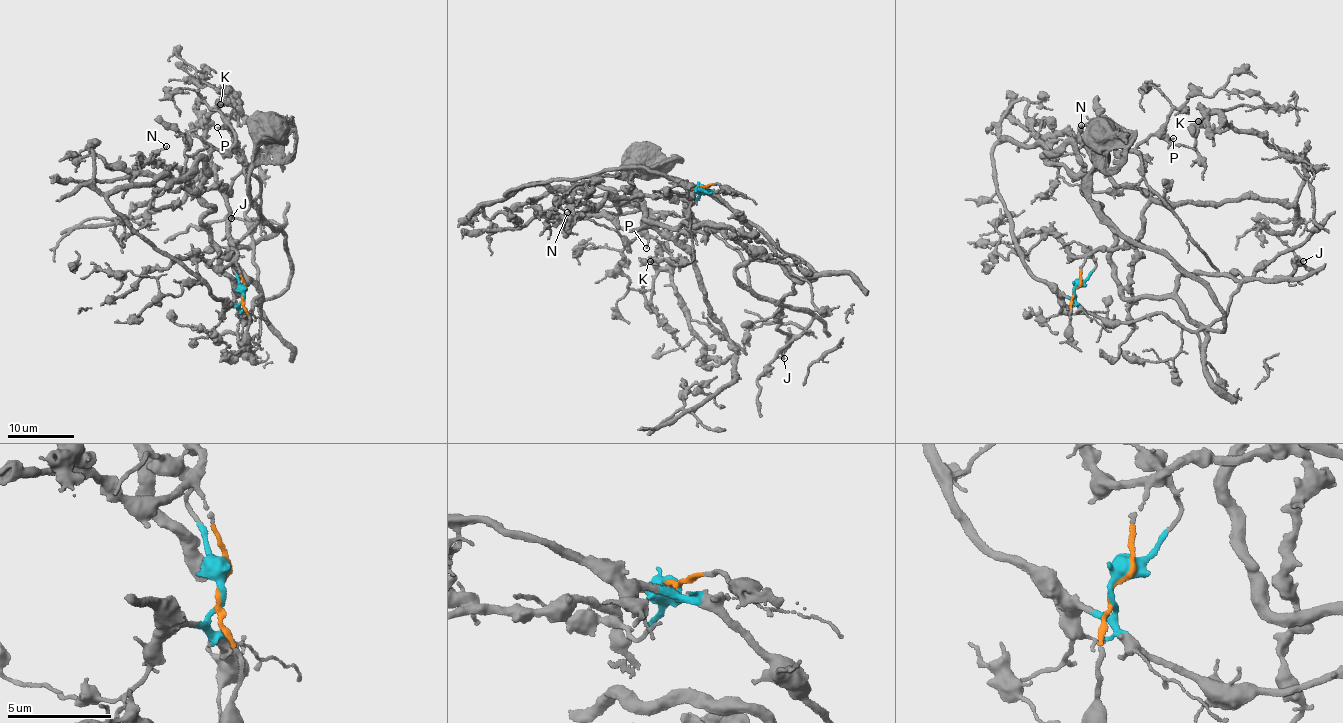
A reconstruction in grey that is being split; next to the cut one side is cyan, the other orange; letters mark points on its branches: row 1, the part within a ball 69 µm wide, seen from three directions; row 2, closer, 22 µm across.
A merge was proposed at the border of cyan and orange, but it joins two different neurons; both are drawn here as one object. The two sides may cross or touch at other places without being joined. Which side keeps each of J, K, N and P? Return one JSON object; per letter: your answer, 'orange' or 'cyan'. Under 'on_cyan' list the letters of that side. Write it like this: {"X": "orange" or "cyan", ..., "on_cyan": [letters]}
{"J": "cyan", "K": "orange", "N": "orange", "P": "cyan", "on_cyan": ["J", "P"]}

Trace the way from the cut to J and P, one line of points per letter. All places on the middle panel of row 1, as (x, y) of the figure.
J: (701, 187), (786, 264), (794, 291), (782, 298), (782, 303), (806, 308), (813, 318), (777, 354), (785, 358)
P: (701, 187), (790, 270), (794, 292), (759, 298), (739, 253), (688, 216), (643, 211), (645, 247)

